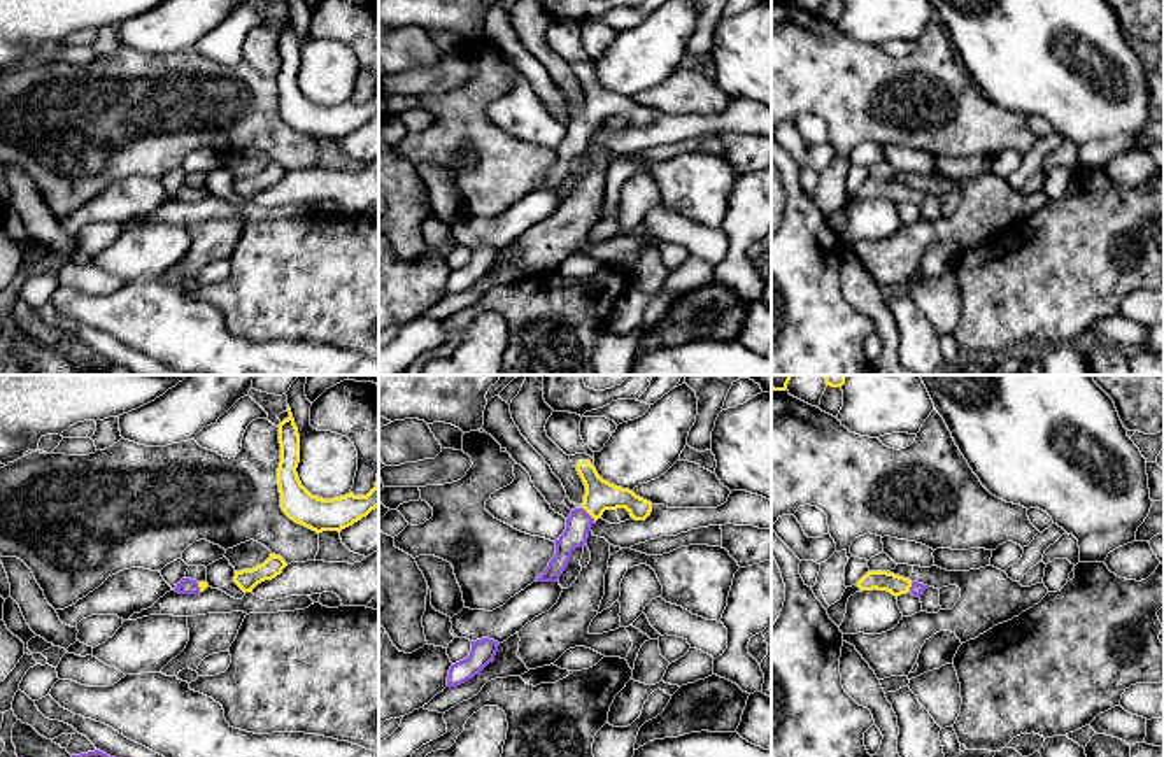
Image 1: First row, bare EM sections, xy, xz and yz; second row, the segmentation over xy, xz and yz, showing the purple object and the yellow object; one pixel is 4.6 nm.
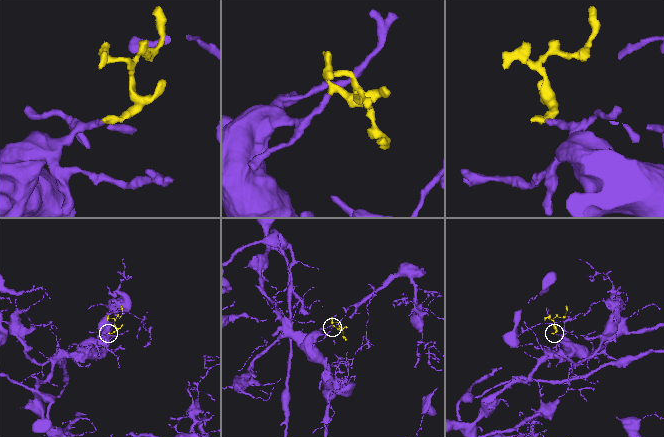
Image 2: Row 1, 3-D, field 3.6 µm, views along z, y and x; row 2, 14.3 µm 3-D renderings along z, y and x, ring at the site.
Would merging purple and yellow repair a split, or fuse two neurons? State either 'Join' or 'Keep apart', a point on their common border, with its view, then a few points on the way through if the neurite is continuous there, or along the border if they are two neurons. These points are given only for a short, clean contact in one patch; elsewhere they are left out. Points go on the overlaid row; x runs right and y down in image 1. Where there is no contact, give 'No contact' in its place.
Join. Touches purple at xz (588, 514). Path across: xz (579, 523), (588, 514), (600, 495)

